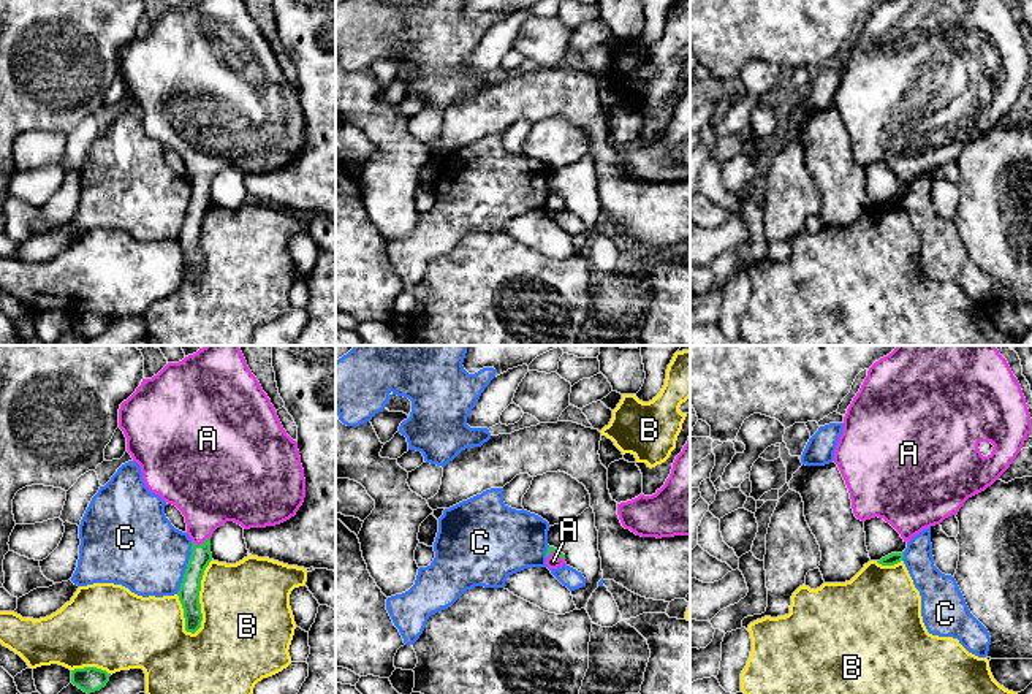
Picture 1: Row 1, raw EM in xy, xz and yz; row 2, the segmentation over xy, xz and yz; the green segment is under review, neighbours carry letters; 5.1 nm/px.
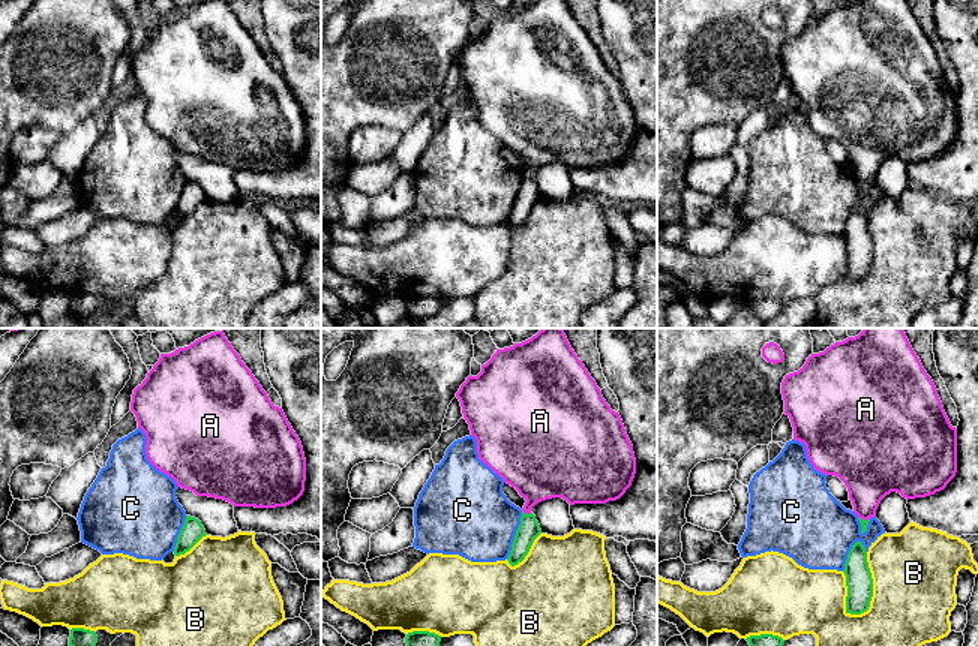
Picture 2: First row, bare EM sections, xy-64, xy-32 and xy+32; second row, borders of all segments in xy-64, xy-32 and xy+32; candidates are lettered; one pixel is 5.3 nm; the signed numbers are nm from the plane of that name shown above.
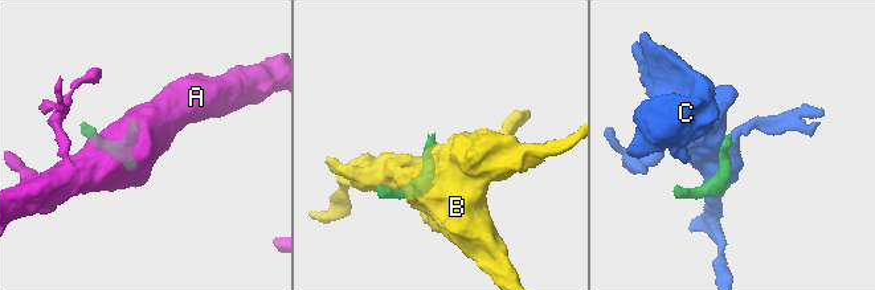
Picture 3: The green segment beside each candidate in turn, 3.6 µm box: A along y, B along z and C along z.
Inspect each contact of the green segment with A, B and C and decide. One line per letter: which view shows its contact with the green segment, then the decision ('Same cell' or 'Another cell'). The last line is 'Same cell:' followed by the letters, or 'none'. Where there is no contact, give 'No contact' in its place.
A: Touches green in xy. Same cell
B: Touches green in xy. Another cell
C: Touches green in xy. Another cell
Same cell: A

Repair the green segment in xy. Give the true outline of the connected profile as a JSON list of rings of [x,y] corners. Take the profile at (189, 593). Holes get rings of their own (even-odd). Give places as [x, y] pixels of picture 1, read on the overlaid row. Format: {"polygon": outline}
{"polygon": [[[204,345],[179,363],[168,363],[152,379],[142,379],[136,391],[120,404],[119,428],[127,437],[127,452],[141,466],[142,480],[150,493],[176,505],[187,523],[192,555],[179,588],[185,631],[201,627],[201,580],[212,561],[211,537],[226,521],[244,529],[280,524],[296,515],[305,498],[305,479],[298,450],[283,429],[271,399],[252,374],[239,345]]]}

